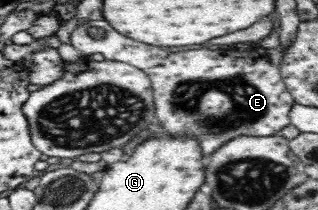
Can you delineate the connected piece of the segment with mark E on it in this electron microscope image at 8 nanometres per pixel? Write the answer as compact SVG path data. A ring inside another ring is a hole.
M186 50L174 52L163 58L164 64L147 69L150 77L155 102L157 122L166 128L170 137L194 137L200 144L203 156L216 152L242 135L269 137L291 124L289 112L295 100L283 81L279 67L276 67L266 56L232 56L220 54L216 50Z

